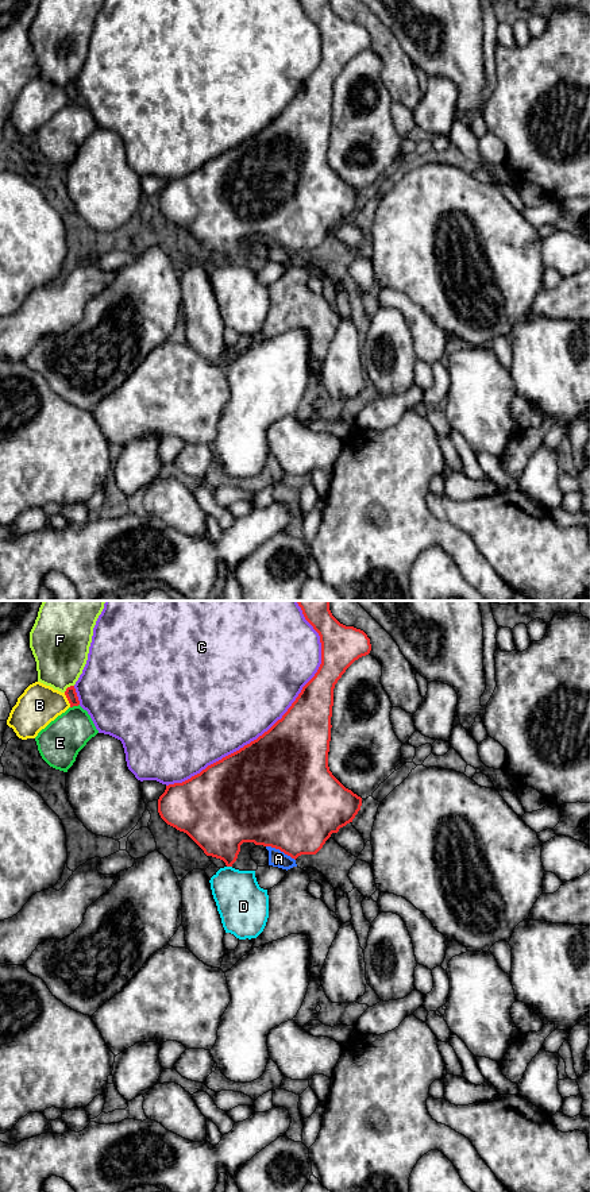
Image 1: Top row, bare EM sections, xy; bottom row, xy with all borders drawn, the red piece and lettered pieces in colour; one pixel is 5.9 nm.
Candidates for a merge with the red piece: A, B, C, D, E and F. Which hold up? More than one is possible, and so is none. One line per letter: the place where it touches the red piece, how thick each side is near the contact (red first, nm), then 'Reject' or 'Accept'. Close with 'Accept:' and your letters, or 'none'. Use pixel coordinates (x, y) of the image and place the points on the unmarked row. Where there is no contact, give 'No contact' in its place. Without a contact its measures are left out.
A: Touches red at xy (281, 246). Thickness 500 nm (red) against 100 nm. Reject
B: Touches red at xy (68, 95). Thickness 70 nm (red) against 240 nm. Reject
C: Touches red at xy (281, 114). Thickness 440 nm (red) against 480 nm. Reject
D: Touches red at xy (230, 261). Thickness 360 nm (red) against 300 nm. Reject
E: Touches red at xy (74, 100). Thickness 70 nm (red) against 260 nm. Reject
F: Touches red at xy (68, 83). Thickness 70 nm (red) against 320 nm. Reject
Accept: none

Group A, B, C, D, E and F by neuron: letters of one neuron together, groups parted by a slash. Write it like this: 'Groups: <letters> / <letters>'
Groups: A / B / C / D / E / F

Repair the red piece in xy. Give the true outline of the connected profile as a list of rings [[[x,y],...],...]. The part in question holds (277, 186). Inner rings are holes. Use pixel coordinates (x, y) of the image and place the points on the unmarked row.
[[[329,0],[298,1],[320,31],[321,59],[315,72],[267,127],[190,174],[166,181],[158,194],[158,208],[167,220],[186,228],[207,251],[223,255],[227,262],[236,256],[243,238],[279,244],[294,255],[301,250],[316,250],[332,228],[352,217],[362,201],[362,193],[346,184],[329,166],[328,147],[335,80],[355,55],[370,49],[370,34],[363,26],[340,19]]]

